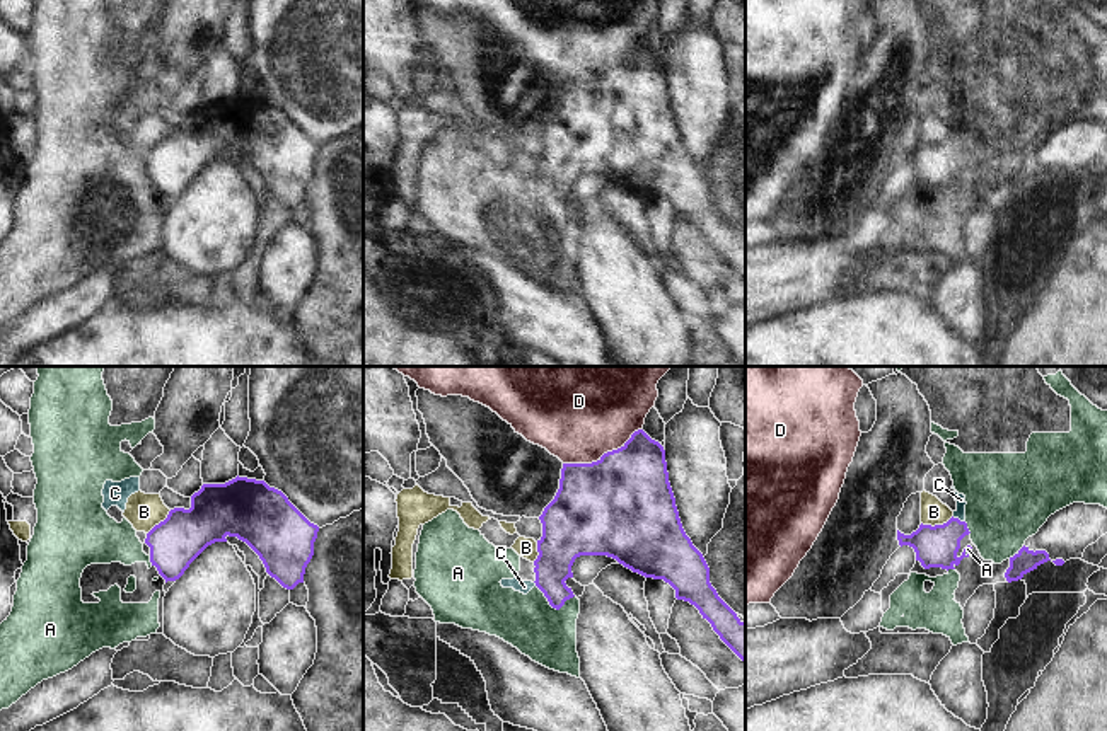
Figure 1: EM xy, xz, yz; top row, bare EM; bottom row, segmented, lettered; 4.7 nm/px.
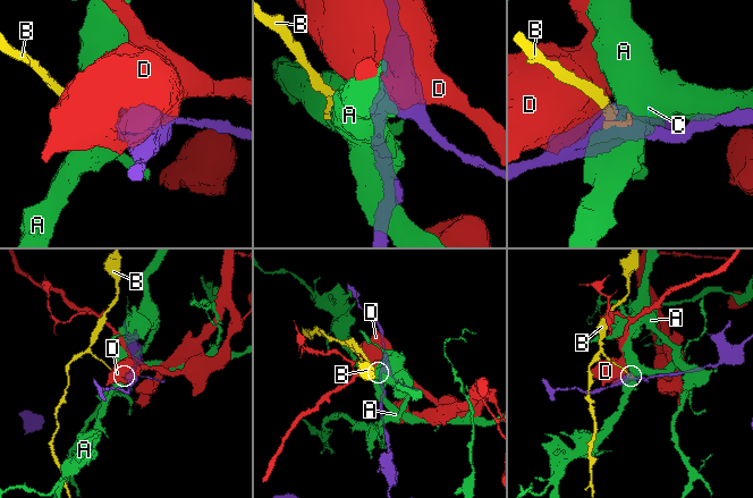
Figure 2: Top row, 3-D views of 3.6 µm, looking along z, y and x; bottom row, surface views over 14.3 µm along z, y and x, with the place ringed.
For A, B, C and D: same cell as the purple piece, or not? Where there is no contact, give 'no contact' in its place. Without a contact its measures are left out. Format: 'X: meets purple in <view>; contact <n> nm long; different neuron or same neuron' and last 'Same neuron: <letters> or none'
A: meets purple in xz; contact 190 nm long; different neuron
B: meets purple in yz; contact 160 nm long; different neuron
C: meets purple in yz; contact 70 nm long; different neuron
D: meets purple in xz; contact 400 nm long; different neuron
Same neuron: none

